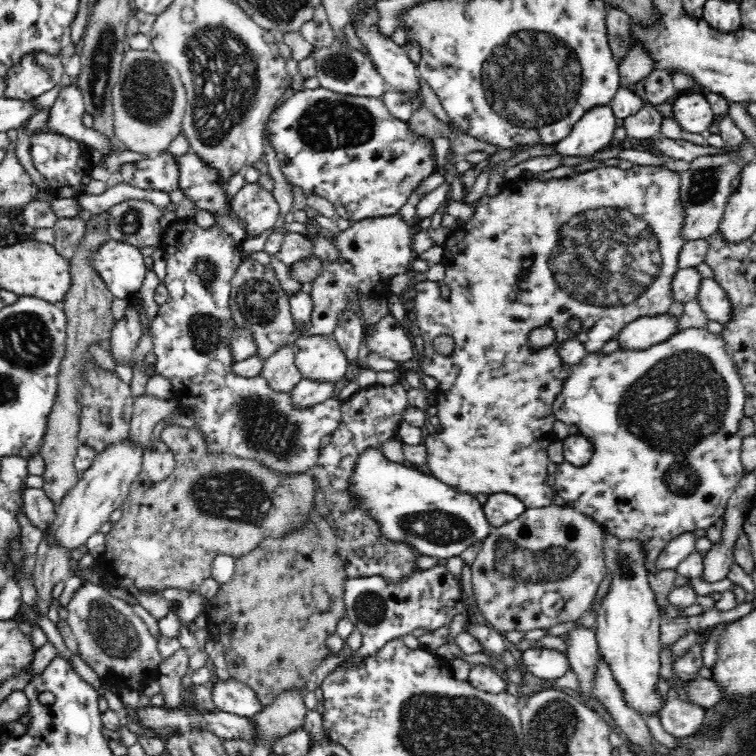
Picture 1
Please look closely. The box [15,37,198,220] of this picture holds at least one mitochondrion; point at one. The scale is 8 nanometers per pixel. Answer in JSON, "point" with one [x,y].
{"point":[148,95]}

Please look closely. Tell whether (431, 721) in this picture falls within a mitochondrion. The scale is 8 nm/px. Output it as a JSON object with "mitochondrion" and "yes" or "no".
{"mitochondrion":"yes"}

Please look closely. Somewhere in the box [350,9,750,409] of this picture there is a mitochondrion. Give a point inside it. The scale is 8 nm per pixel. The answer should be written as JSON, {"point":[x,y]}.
{"point":[608,254]}

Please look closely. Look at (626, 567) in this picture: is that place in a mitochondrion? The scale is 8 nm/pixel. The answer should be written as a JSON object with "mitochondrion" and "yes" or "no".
{"mitochondrion":"yes"}

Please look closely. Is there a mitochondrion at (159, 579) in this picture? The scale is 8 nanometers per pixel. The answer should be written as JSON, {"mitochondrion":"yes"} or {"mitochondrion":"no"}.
{"mitochondrion":"no"}

